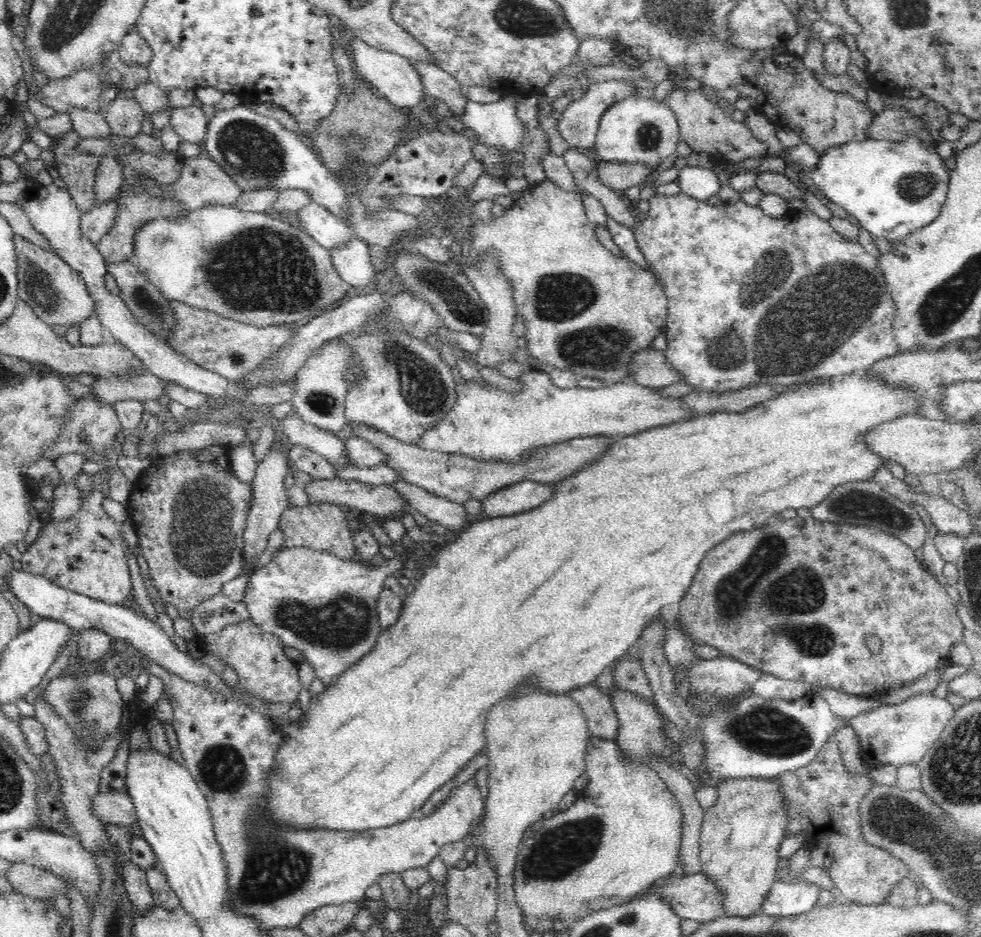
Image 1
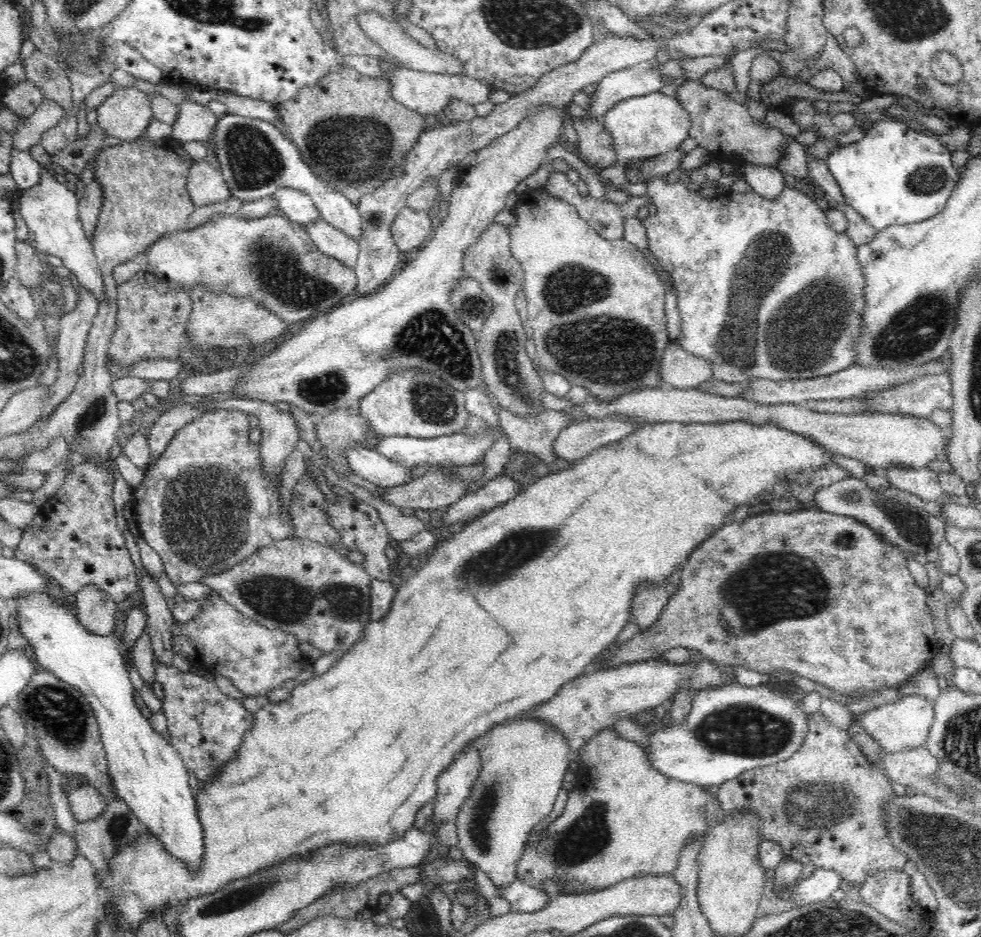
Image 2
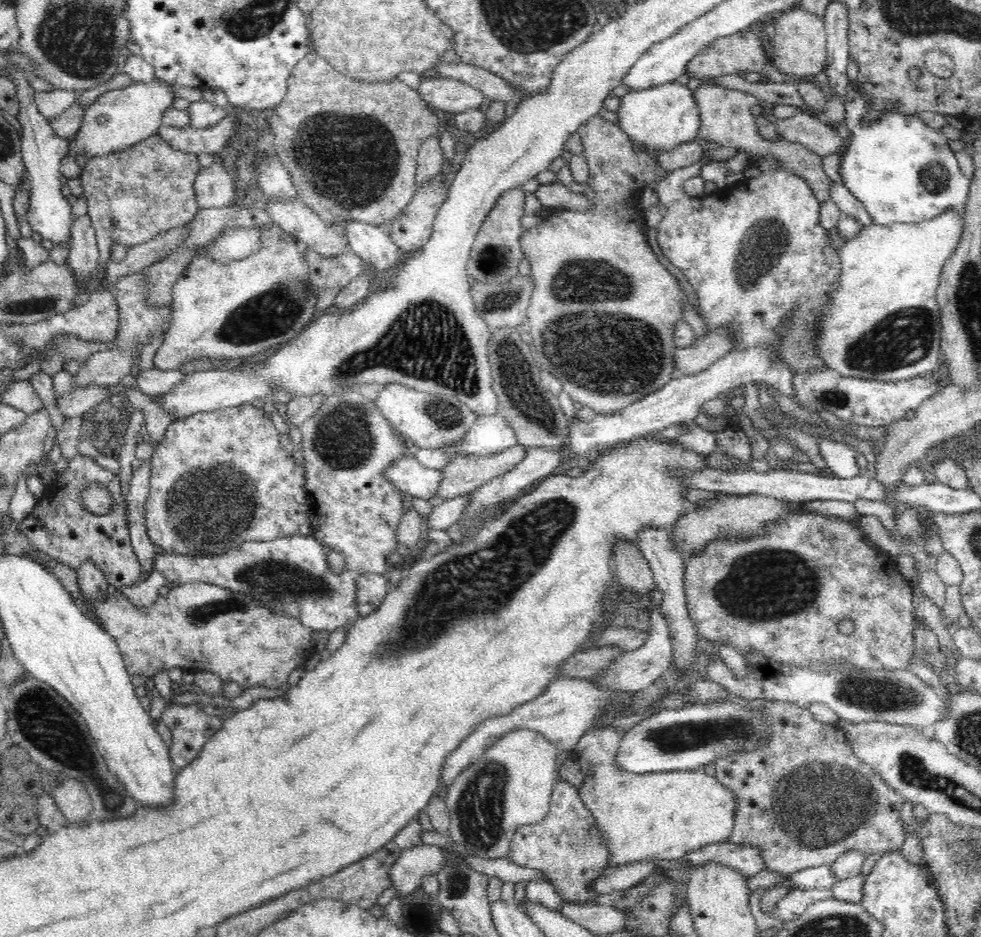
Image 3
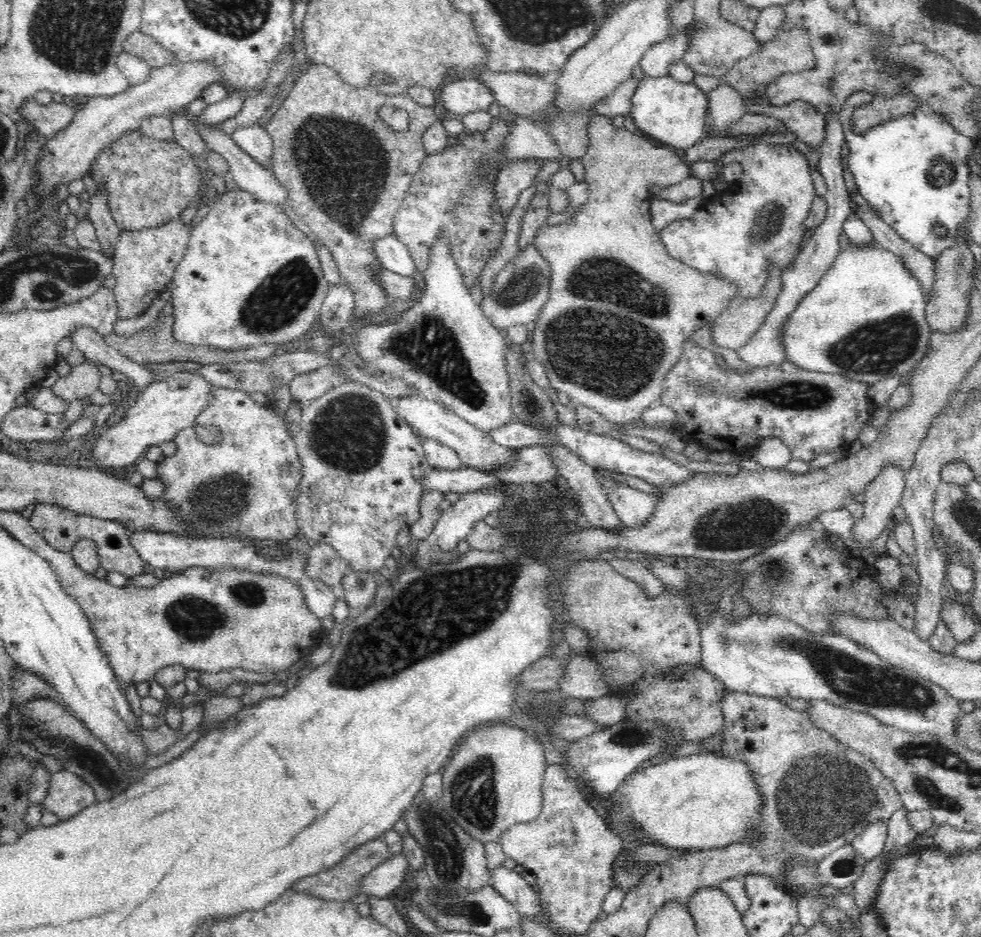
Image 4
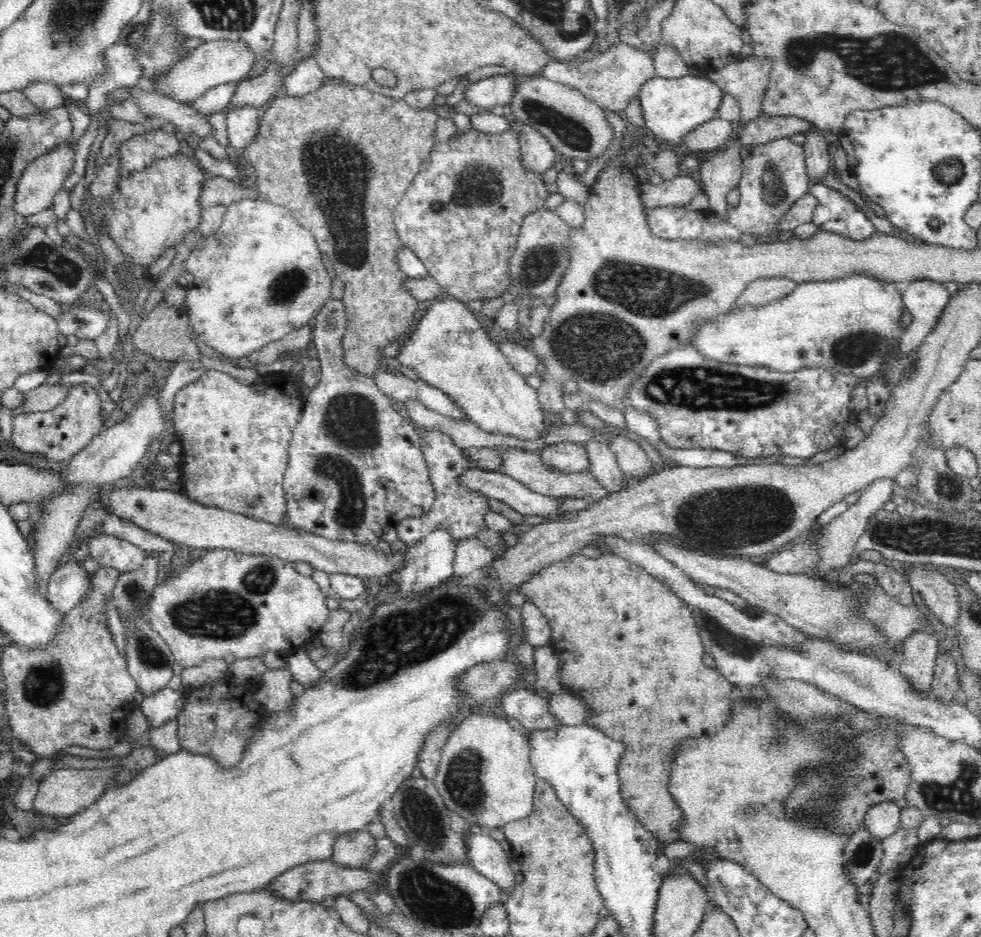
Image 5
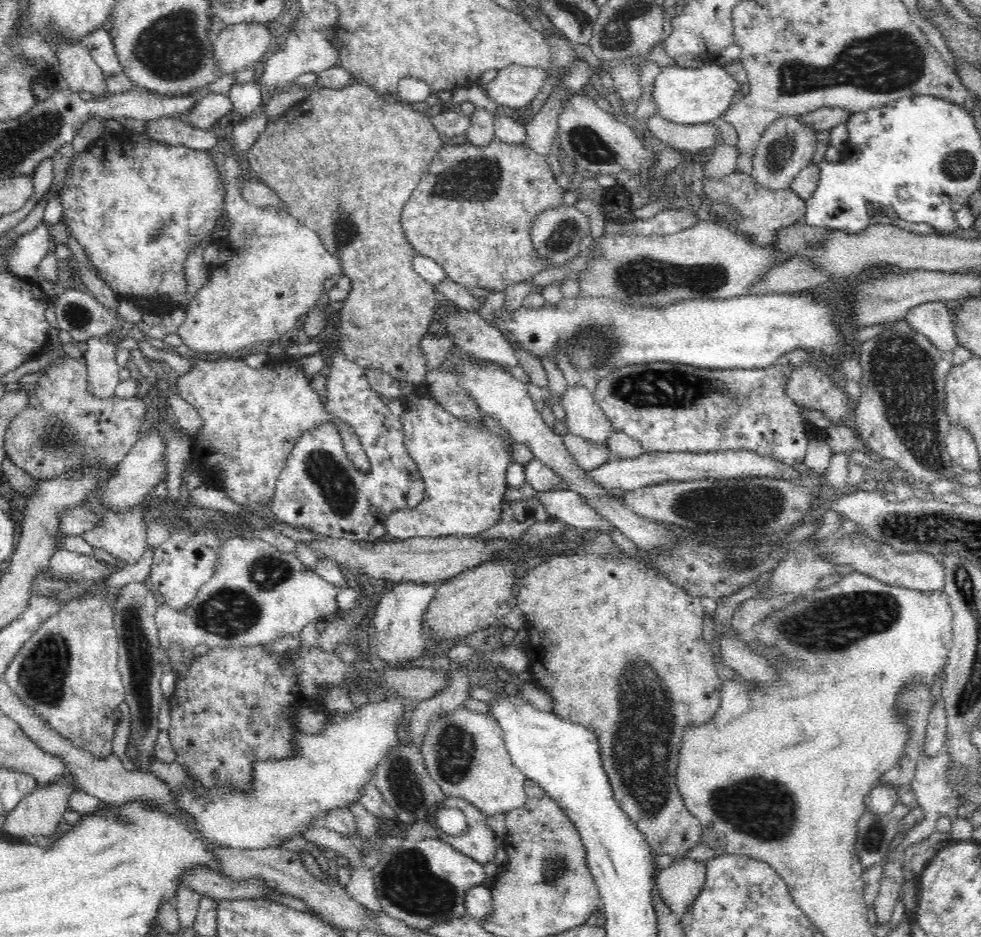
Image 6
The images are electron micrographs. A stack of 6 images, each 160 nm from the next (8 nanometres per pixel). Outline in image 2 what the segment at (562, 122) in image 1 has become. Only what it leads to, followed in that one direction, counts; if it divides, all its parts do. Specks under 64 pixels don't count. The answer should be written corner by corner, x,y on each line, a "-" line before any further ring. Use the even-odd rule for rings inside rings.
654,58
604,76
595,84
591,103
586,108
590,120
601,120
606,112
621,100
660,90
664,83
663,75
657,69
659,65

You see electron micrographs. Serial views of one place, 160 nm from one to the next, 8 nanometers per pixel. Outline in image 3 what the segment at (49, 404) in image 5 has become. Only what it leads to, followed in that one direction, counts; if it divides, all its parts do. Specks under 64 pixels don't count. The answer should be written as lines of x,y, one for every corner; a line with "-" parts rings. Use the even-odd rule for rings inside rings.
131,273
122,276
110,288
118,305
120,326
113,347
91,354
86,361
80,363
79,371
74,376
74,388
87,386
107,386
113,389
121,387
122,379
128,374
133,374
137,369
138,356
152,334
163,332
165,336
172,322
172,307
170,305
148,305
147,282
143,274

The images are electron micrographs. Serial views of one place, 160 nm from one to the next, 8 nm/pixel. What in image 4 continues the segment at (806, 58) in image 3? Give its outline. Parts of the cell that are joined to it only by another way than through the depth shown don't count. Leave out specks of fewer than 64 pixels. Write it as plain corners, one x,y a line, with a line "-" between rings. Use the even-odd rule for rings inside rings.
796,27
779,32
772,40
761,45
756,54
742,58
734,68
730,68
730,72
726,72
726,76
721,79
721,82
734,87
746,101
750,99
766,100
767,84
776,77
782,76
786,72
812,70
814,66
816,66
816,57
814,57
812,45
810,45
808,31
804,27

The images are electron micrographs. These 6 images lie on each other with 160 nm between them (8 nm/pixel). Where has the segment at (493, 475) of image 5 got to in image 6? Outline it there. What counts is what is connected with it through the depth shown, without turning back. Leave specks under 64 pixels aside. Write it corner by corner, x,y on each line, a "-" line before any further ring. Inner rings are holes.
552,490
537,493
535,496
540,501
540,504
544,505
545,511
551,517
558,518
562,522
568,524
568,526
573,526
573,528
582,528
586,530
587,533
590,530
594,532
612,532
614,530
614,525
610,521
606,520
602,515
598,514
598,511
594,507
588,505
584,497
572,490

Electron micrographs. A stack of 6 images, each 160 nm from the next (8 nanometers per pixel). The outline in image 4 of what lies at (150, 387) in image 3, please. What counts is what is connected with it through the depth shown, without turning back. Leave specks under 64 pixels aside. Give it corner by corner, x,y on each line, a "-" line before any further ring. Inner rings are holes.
80,326
72,334
73,346
81,350
89,361
109,366
111,370
122,372
134,380
134,386
139,394
144,392
148,384
154,382
154,373
145,365
129,359
115,348
108,346
105,337
89,326

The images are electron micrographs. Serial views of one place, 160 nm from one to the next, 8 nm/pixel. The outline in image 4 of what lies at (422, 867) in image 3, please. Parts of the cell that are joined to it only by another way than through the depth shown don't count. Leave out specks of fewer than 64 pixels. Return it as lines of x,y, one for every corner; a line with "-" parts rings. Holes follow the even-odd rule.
403,852
391,855
388,860
360,880
360,892
377,898
391,897
391,894
406,882
408,867
409,862

